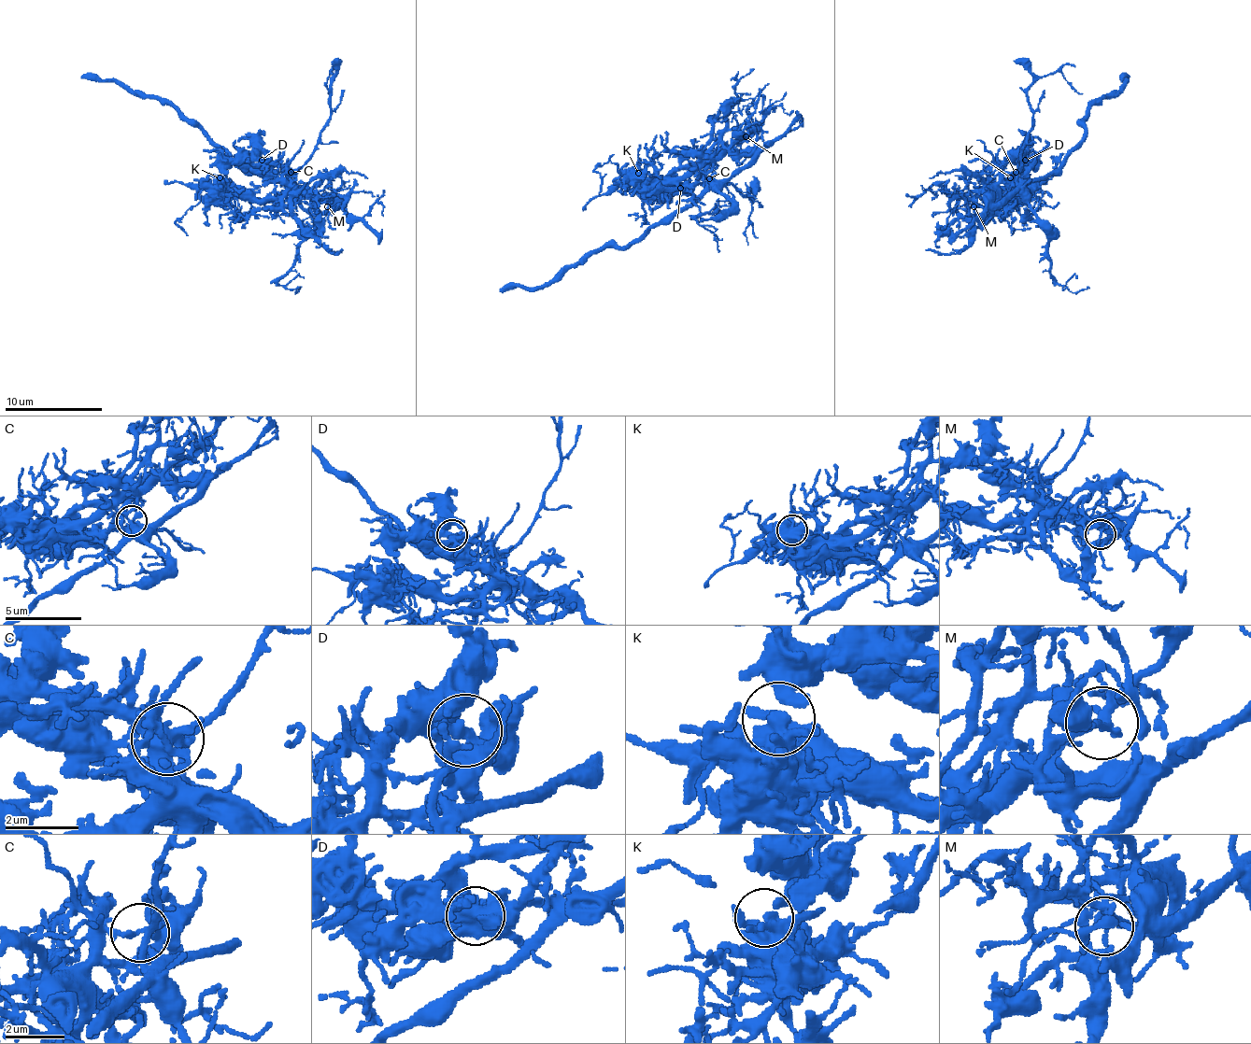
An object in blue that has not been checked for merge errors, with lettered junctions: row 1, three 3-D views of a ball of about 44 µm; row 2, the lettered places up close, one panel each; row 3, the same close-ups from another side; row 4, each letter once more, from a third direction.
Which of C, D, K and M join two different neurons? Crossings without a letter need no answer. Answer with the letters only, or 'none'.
none

